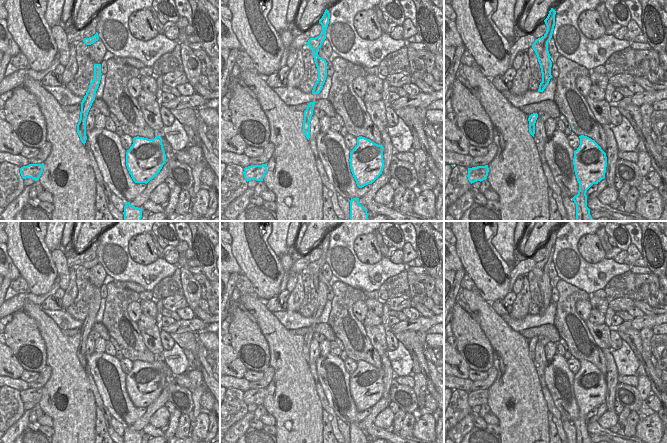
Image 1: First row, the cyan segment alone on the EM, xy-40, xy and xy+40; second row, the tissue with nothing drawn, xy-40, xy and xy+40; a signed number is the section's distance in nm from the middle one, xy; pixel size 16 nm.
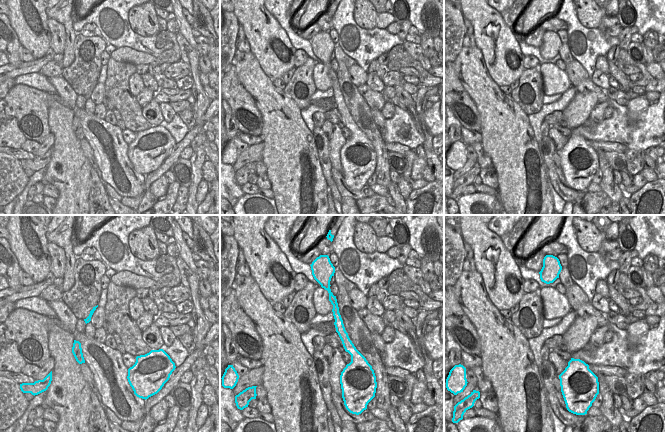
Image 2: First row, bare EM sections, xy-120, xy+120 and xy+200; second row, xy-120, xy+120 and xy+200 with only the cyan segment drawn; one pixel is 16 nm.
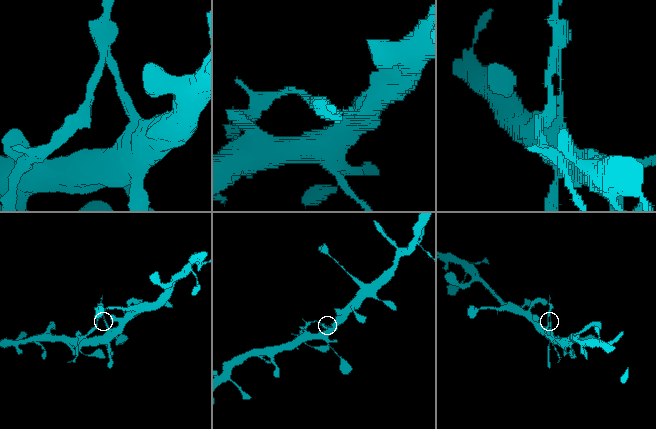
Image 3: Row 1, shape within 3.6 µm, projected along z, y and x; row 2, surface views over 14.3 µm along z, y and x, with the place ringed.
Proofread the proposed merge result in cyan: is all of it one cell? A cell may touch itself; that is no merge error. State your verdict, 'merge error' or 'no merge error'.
merge error

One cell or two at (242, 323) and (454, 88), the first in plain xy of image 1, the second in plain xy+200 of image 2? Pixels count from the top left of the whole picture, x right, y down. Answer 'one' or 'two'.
one

